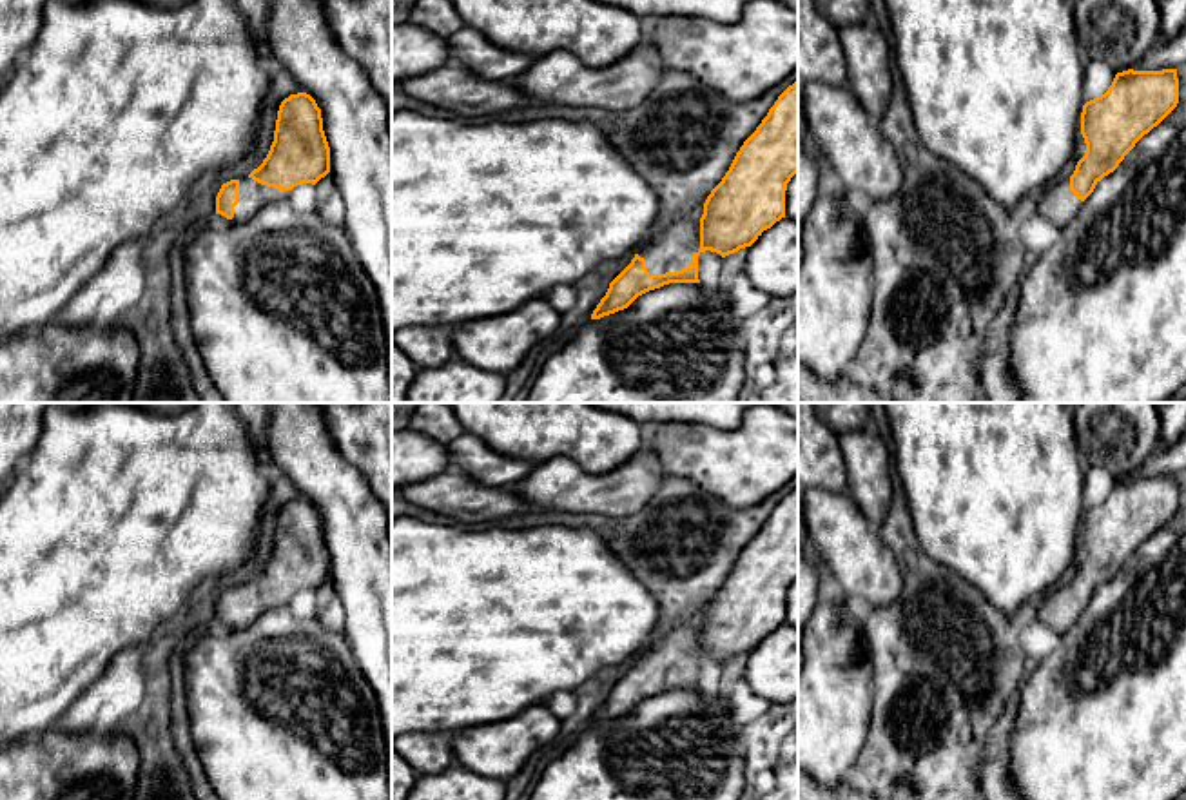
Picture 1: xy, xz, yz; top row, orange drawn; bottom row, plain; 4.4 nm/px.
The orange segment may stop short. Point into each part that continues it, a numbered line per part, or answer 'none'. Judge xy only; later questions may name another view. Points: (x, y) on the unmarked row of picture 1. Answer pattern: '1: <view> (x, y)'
1: xy (252, 603)

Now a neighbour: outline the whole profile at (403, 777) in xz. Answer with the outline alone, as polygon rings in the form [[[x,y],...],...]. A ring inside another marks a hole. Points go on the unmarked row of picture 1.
[[[392,749],[392,800],[408,800],[417,773]]]

